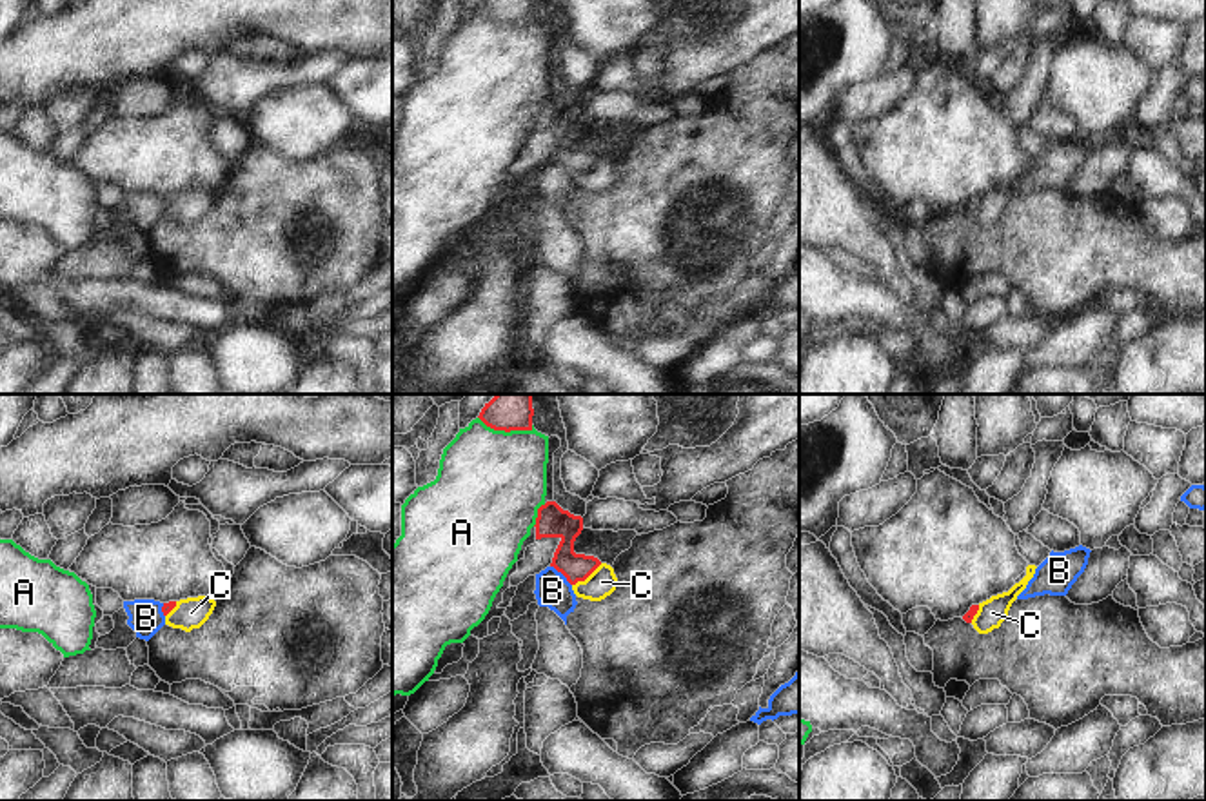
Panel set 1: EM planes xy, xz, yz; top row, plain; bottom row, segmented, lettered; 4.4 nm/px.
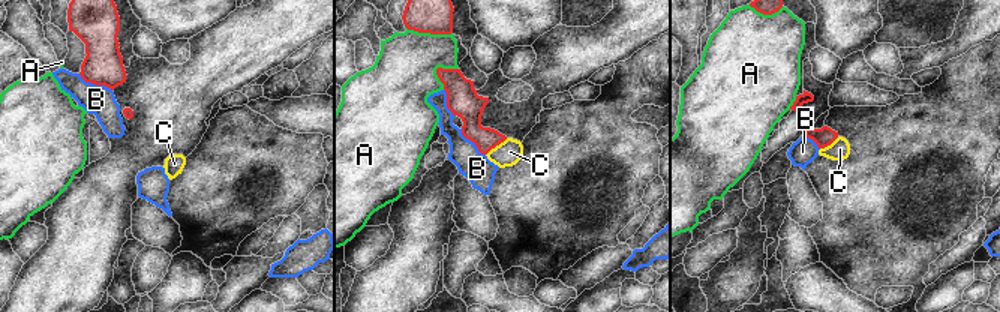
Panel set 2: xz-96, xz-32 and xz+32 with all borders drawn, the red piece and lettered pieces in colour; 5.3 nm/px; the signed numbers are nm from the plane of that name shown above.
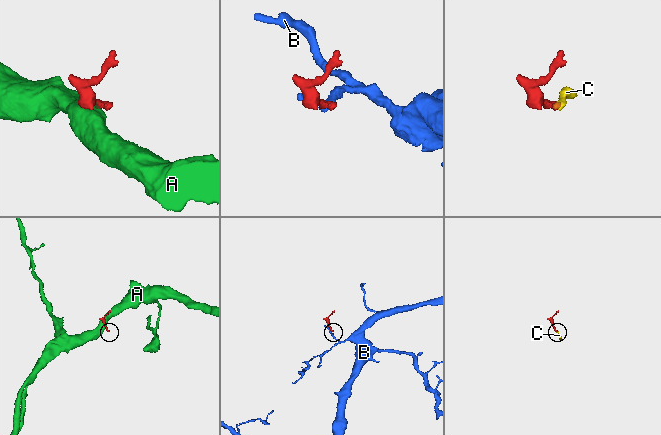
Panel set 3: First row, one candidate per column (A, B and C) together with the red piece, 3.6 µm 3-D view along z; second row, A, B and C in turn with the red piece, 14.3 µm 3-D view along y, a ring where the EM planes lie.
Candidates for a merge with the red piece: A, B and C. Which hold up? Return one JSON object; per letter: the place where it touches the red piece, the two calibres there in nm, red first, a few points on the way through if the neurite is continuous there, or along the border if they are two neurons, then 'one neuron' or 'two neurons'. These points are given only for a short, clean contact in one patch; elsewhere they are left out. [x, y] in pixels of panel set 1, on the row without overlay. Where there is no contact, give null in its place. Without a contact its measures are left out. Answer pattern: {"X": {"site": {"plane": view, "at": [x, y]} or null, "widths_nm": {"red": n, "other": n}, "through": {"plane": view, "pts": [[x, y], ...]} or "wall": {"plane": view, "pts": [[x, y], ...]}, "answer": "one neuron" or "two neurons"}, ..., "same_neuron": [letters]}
{"A": {"site": {"plane": "xz", "at": [505, 24]}, "widths_nm": {"red": 110, "other": 480}, "answer": "two neurons"}, "B": {"site": {"plane": "xz", "at": [562, 166]}, "widths_nm": {"red": 140, "other": 150}, "answer": "two neurons"}, "C": {"site": {"plane": "xz", "at": [587, 169]}, "widths_nm": {"red": 130, "other": 120}, "through": {"plane": "xz", "pts": [[576, 160], [587, 169], [602, 175]]}, "answer": "one neuron"}, "same_neuron": ["C"]}

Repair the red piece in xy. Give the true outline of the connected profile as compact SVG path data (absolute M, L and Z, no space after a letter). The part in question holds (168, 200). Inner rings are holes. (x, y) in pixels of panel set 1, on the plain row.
M198 189L163 196L162 205L165 209L165 218L191 225L193 222L200 222L209 213L214 200L214 193Z

